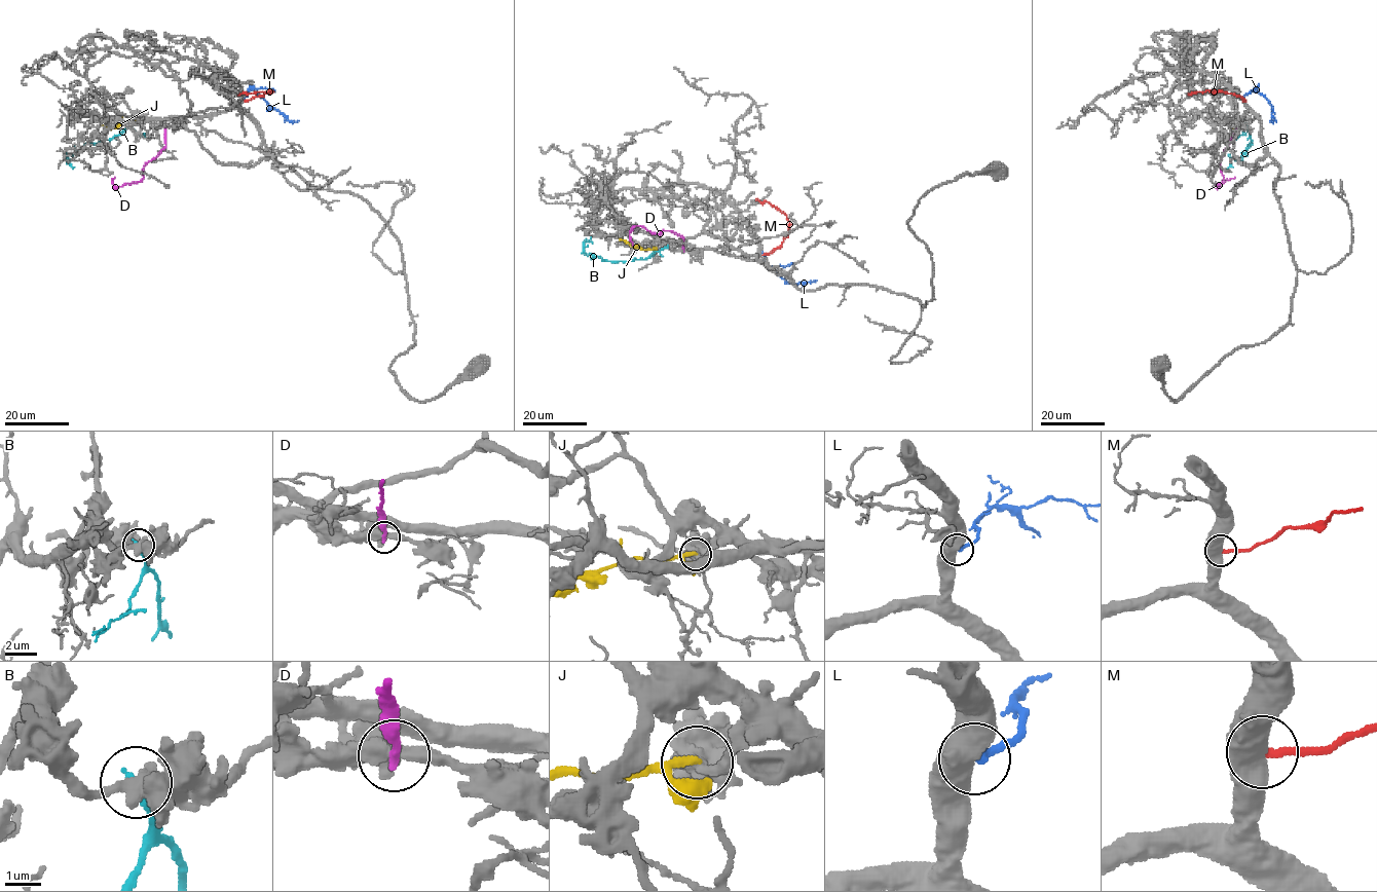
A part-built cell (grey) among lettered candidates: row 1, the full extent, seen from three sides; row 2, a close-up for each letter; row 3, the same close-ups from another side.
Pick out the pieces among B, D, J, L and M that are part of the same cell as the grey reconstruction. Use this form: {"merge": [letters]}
{"merge": []}

